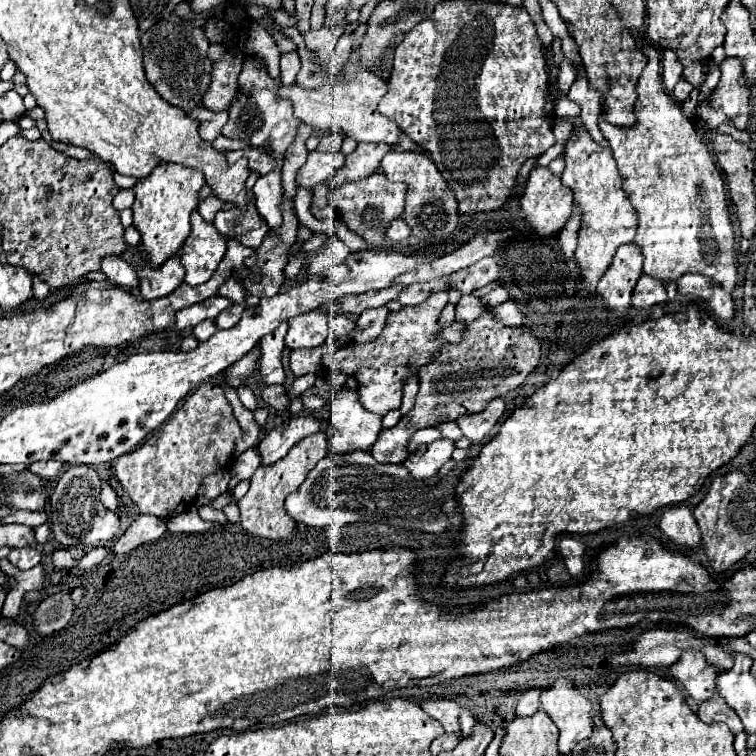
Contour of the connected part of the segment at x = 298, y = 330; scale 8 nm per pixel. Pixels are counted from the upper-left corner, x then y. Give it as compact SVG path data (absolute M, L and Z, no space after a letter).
M322 308L293 317L289 321L289 333L285 337L285 345L289 349L321 345L329 333L328 317L327 311Z

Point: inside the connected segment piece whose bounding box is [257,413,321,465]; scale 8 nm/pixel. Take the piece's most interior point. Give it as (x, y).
(276, 443)

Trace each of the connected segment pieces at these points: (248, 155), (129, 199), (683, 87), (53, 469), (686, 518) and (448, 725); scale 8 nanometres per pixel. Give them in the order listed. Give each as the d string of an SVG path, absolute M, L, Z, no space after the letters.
M245 149L245 159L249 161L249 169L257 171L259 175L267 175L277 167L277 161L271 155L259 153L257 149L255 151L253 149Z
M119 189L117 195L113 197L113 207L117 211L131 207L131 203L133 203L133 191L131 189Z
M679 79L679 83L675 85L675 89L673 89L673 95L675 95L675 99L679 101L679 103L683 103L689 95L691 95L691 91L693 91L693 85L687 81L687 79Z
M39 461L39 463L33 463L29 469L31 469L33 473L37 473L37 475L45 477L45 479L53 479L53 477L61 475L63 467L65 467L65 465L63 465L63 463L57 463L57 461Z
M687 505L667 507L663 511L659 527L663 529L663 533L671 541L675 541L679 545L697 547L701 543L701 533L699 533L697 521L695 521L695 517L693 517L693 513L691 513L691 509Z
M427 699L421 703L421 709L435 717L447 733L459 733L459 705L453 699Z

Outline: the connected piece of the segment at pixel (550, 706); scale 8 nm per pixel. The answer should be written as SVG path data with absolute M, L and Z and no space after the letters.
M559 677L551 687L541 691L541 707L559 727L559 751L571 753L573 747L591 737L593 703L579 691L579 687Z

